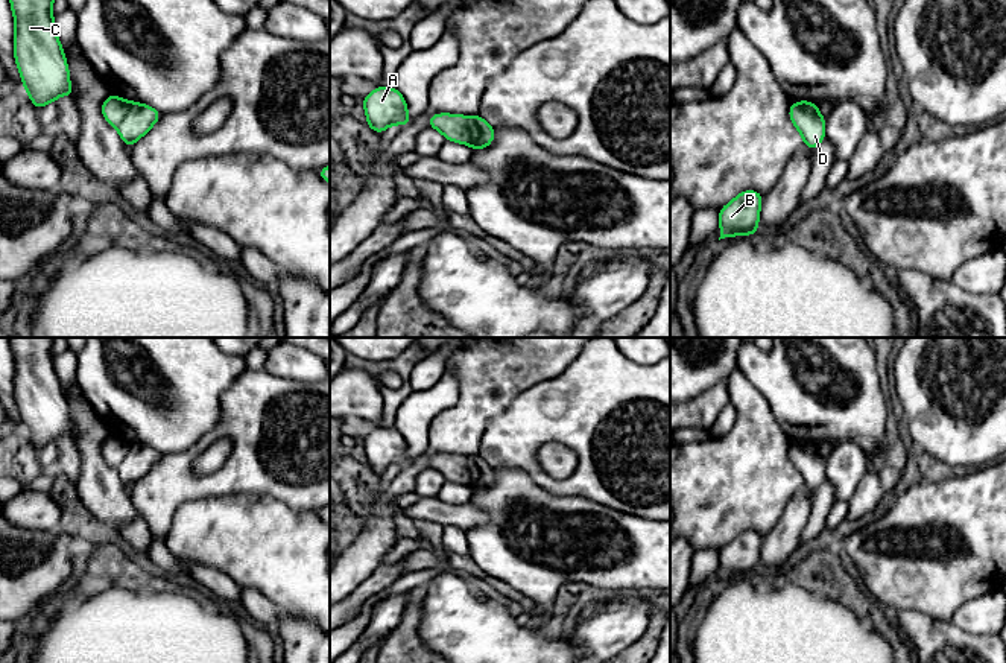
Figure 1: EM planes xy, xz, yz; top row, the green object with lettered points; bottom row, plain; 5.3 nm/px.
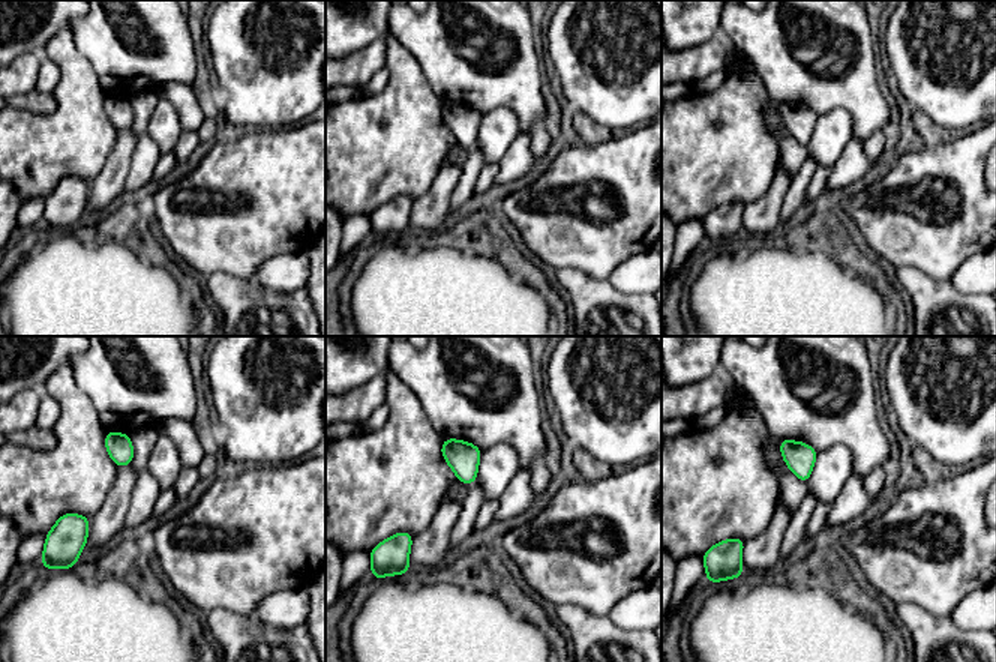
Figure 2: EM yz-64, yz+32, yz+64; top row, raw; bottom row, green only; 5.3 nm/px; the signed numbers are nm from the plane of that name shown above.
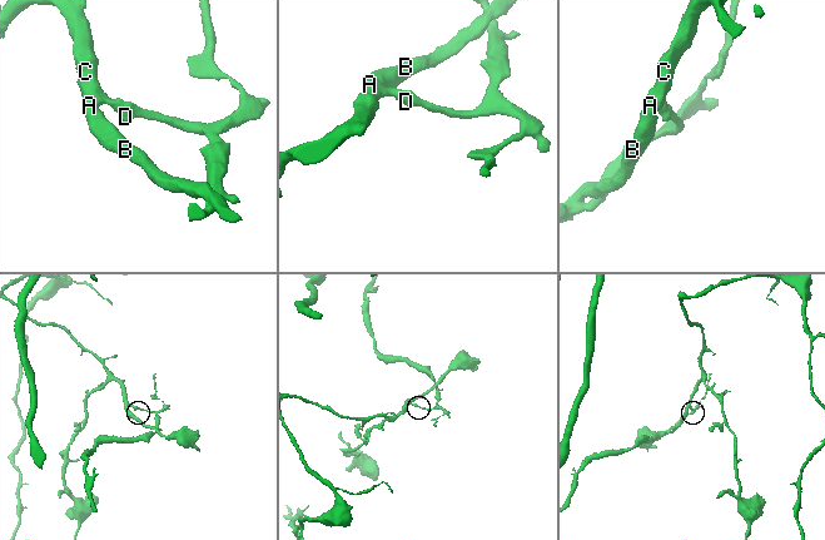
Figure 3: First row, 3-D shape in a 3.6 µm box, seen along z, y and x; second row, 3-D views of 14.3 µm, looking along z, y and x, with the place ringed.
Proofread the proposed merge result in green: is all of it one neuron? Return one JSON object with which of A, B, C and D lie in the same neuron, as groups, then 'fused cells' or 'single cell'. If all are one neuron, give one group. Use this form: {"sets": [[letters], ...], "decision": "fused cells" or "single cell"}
{"sets": [["A", "B", "C"], ["D"]], "decision": "fused cells"}

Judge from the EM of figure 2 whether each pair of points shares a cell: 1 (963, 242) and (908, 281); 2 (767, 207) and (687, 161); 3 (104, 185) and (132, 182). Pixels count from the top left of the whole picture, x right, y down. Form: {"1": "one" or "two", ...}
{"1": "two", "2": "two", "3": "two"}

